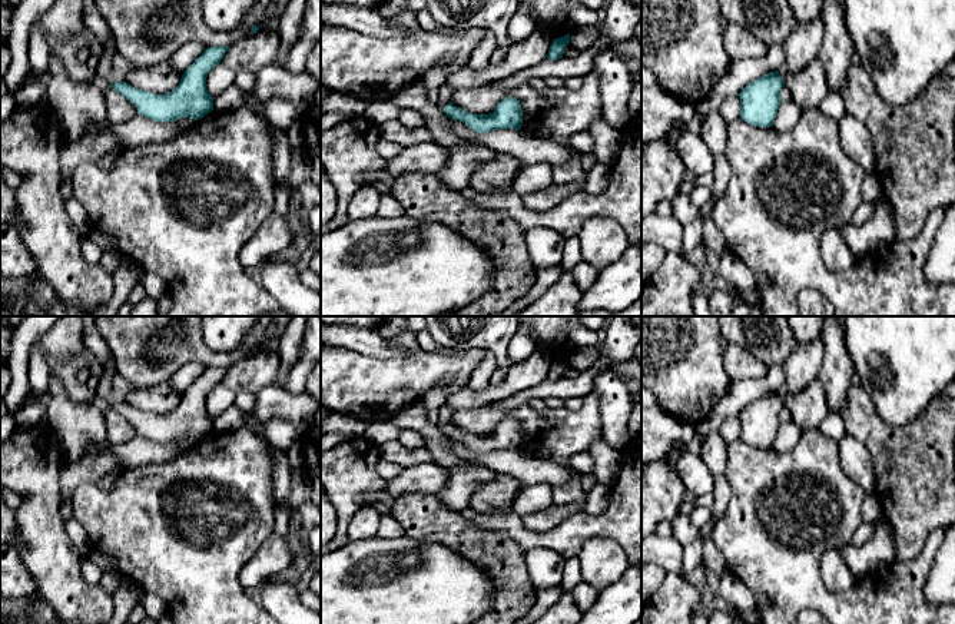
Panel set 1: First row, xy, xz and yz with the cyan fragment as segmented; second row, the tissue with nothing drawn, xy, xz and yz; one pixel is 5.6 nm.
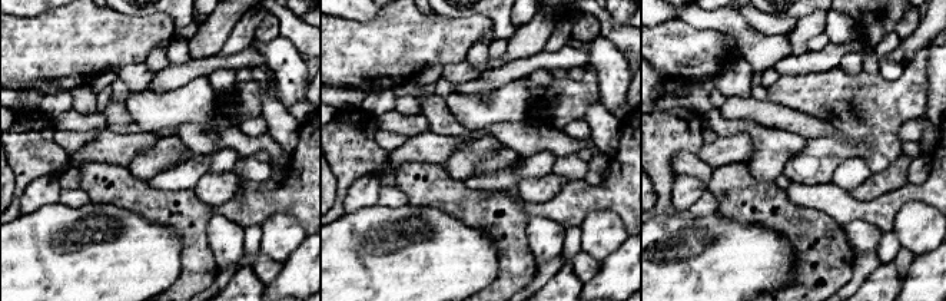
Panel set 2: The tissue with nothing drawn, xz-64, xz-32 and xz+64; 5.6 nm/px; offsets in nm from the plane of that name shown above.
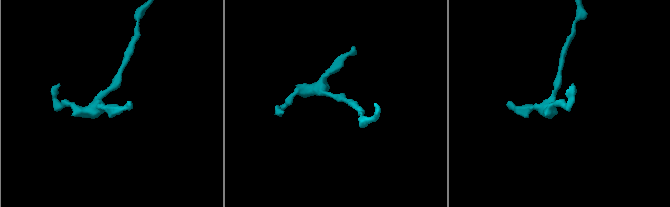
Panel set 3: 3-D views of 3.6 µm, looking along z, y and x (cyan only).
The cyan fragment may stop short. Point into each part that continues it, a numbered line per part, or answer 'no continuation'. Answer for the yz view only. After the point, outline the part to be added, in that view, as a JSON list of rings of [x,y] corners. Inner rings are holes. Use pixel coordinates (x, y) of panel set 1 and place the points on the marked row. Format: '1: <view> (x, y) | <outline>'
no continuation

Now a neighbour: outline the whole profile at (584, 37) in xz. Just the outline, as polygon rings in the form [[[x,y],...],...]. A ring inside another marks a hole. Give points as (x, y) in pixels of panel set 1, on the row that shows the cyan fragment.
[[[584,26],[570,34],[570,46],[578,52],[590,49],[598,39],[600,29],[598,26]]]

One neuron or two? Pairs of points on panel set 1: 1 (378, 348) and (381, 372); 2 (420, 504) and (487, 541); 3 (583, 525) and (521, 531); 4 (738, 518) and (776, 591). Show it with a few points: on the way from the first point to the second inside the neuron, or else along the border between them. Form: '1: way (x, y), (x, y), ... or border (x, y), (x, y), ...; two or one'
1: border (347, 348), (371, 355), (397, 354); two
2: way (435, 521), (470, 541); one
3: way (567, 537), (537, 538); one
4: way (756, 537), (776, 557), (776, 573); one

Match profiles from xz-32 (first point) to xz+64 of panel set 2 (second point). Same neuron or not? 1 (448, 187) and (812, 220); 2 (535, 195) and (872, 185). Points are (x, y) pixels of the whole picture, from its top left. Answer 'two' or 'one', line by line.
1: one
2: one

